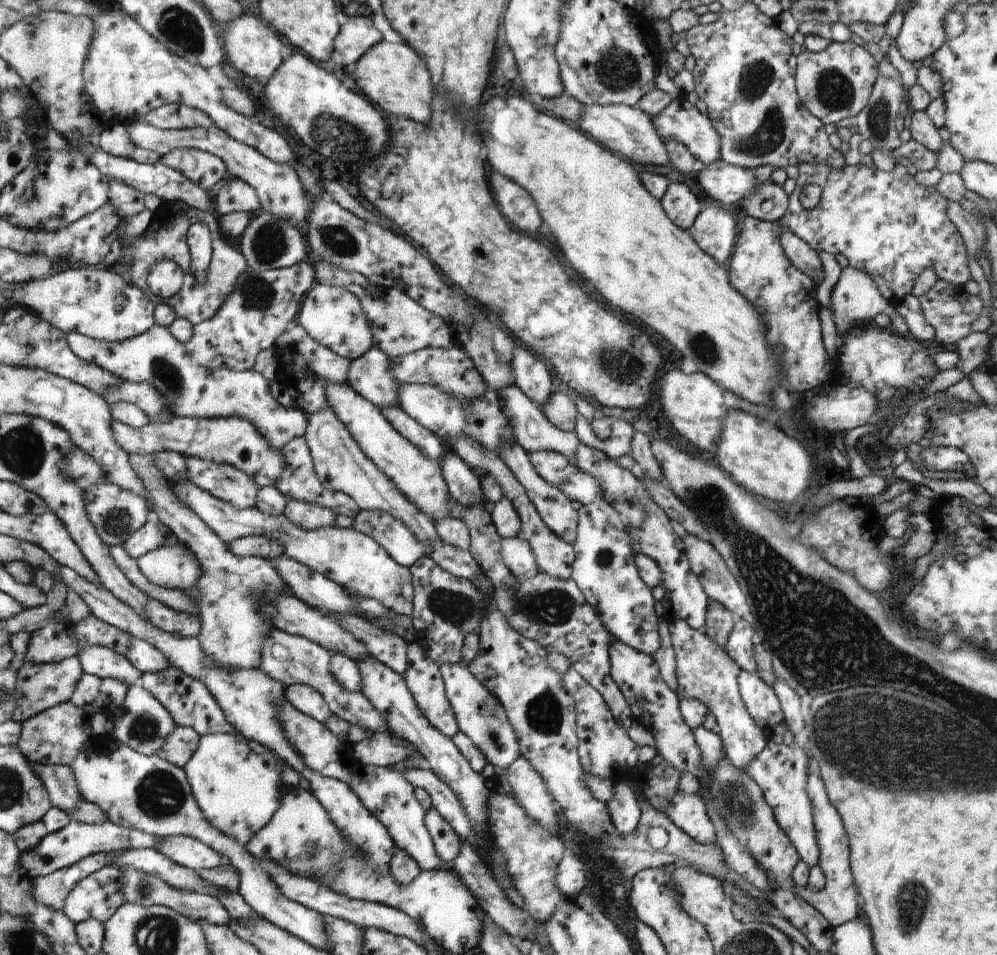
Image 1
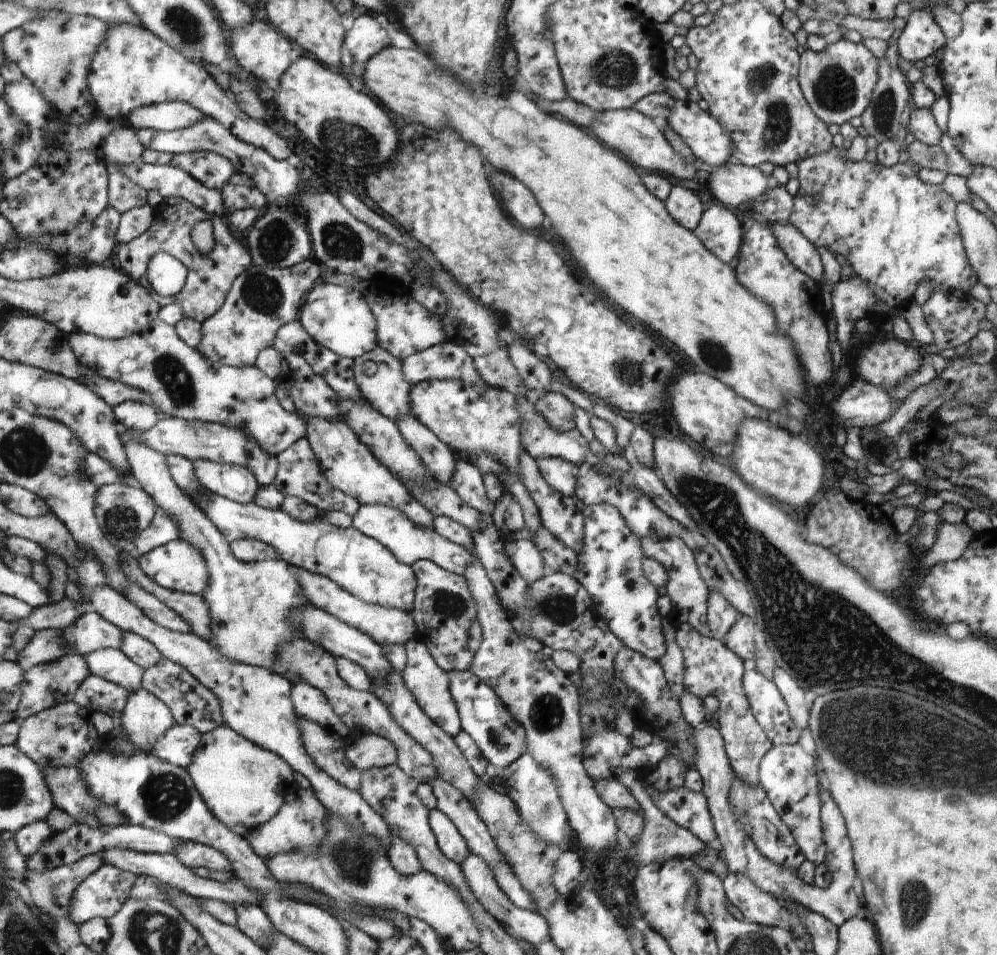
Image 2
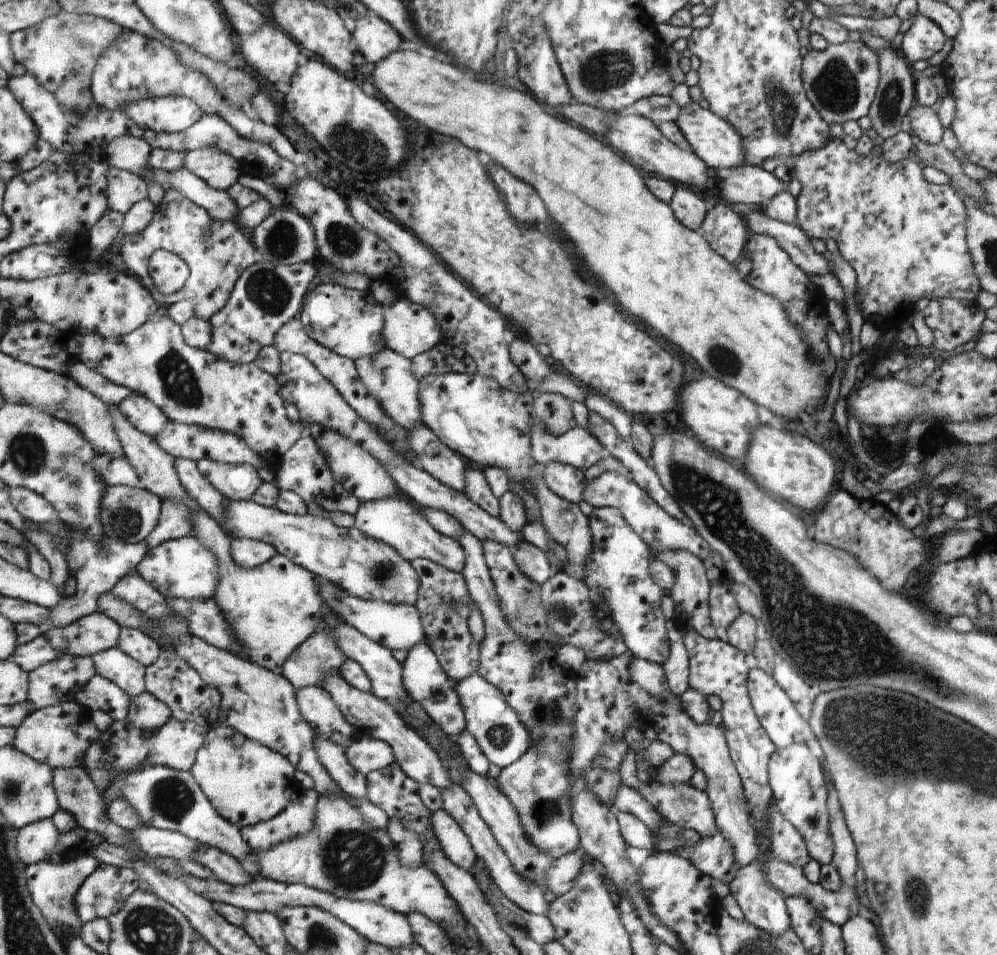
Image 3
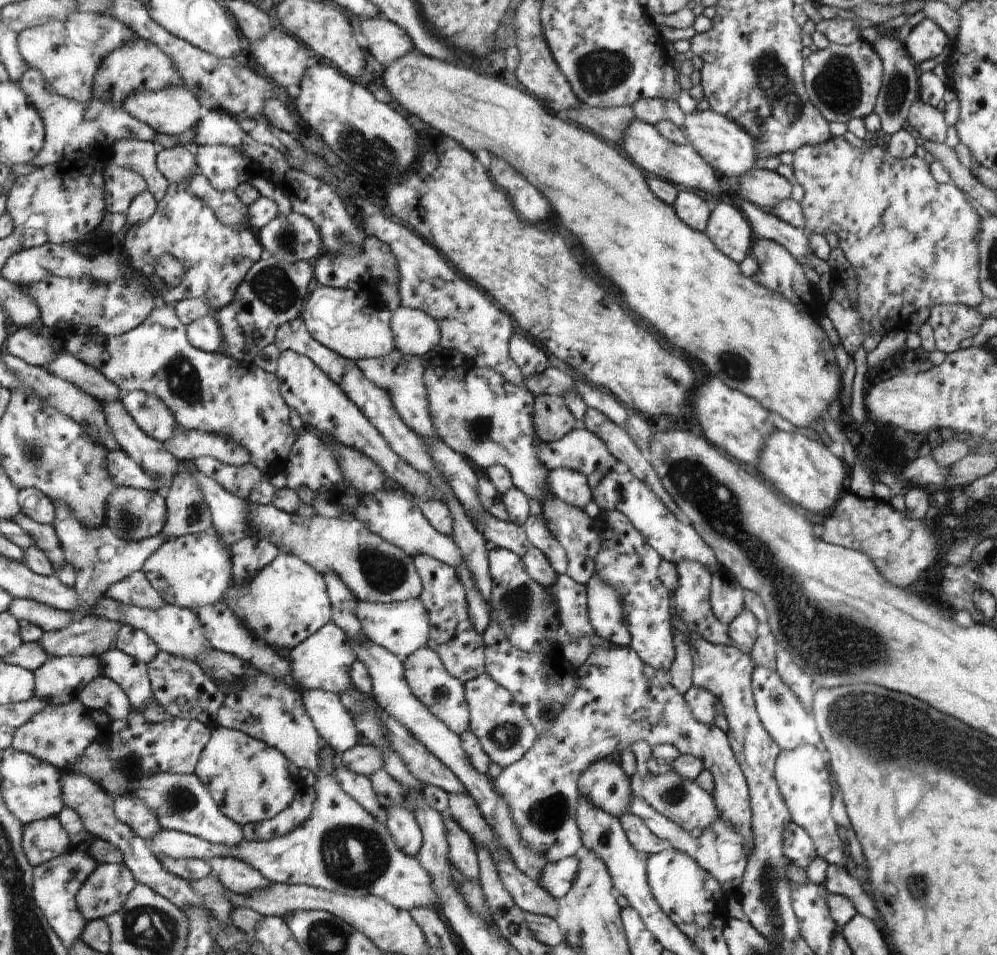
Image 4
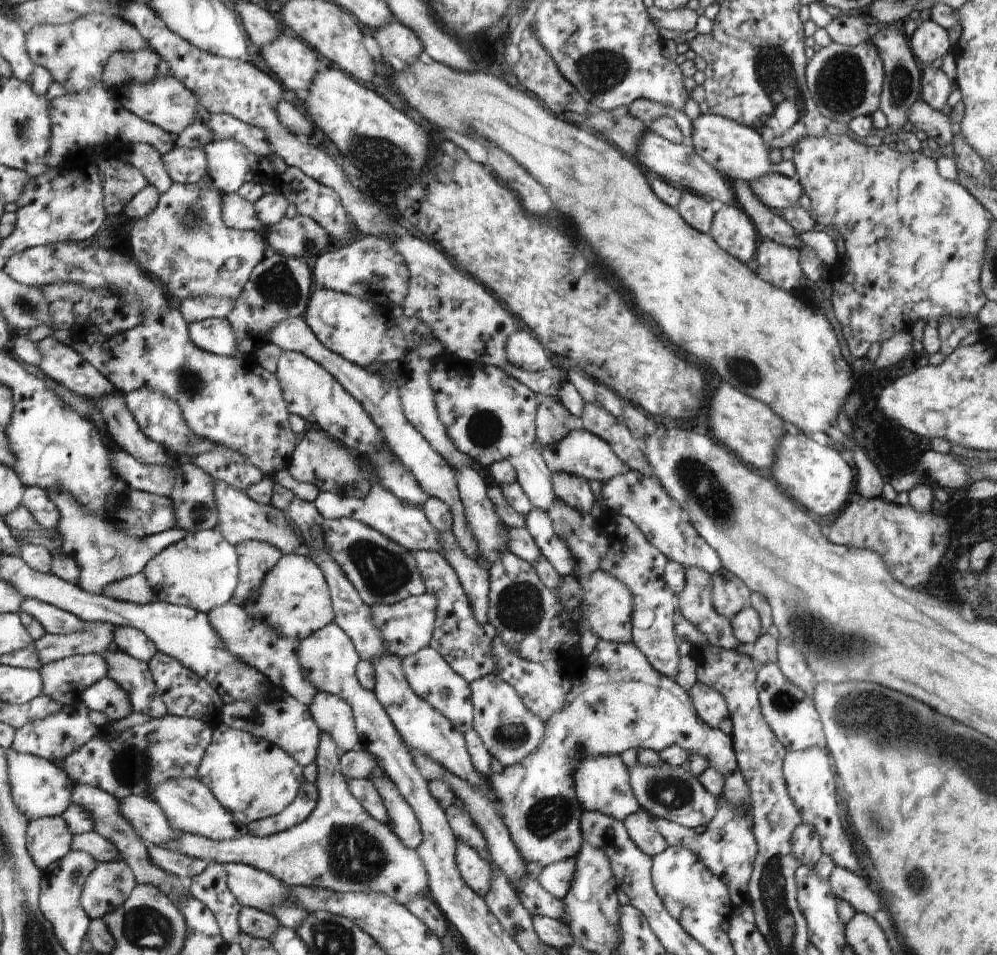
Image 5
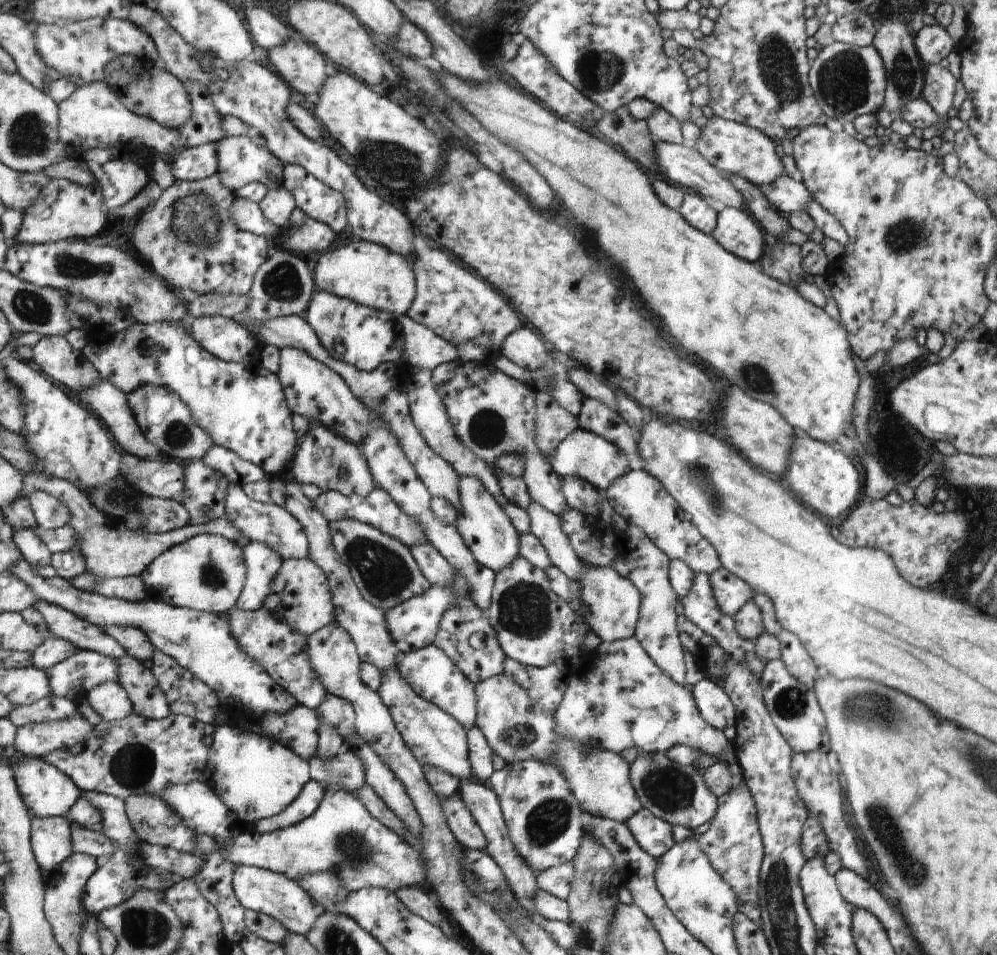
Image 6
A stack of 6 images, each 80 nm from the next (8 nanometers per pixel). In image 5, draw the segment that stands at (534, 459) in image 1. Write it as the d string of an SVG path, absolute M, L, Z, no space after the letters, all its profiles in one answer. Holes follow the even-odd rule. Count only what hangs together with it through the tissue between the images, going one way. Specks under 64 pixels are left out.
M553 473L552 482L555 496L584 514L590 513L594 501L599 500L592 493L589 482L580 475Z

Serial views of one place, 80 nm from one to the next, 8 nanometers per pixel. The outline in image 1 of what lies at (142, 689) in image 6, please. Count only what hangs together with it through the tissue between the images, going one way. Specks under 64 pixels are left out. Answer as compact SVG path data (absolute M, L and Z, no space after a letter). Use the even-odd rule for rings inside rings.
M102 646L80 648L77 656L84 673L97 678L120 680L129 687L142 676L140 670L126 656Z

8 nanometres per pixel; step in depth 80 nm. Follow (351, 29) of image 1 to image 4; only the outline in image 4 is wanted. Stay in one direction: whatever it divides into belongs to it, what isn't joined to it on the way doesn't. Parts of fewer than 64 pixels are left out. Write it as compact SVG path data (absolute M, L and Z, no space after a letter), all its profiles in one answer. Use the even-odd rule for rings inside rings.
M380 16L364 17L359 20L359 25L361 34L367 40L364 46L379 67L390 65L392 61L414 49L410 35L391 20Z

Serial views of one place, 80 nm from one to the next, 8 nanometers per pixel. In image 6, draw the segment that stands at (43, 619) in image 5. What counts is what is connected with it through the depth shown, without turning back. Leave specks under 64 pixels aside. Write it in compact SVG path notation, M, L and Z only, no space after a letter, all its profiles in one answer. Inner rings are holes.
M34 601L33 606L46 621L47 630L56 638L75 643L85 651L96 651L116 660L126 654L115 638L107 635L99 626L77 617L72 611L49 602Z

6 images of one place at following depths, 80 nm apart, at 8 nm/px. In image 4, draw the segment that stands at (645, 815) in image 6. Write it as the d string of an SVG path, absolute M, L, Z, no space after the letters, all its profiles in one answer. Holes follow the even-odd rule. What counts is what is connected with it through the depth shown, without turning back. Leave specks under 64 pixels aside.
M626 812L618 818L623 831L626 833L626 838L637 852L646 852L646 854L653 855L672 847L668 841L660 840L660 838L654 836L640 817Z

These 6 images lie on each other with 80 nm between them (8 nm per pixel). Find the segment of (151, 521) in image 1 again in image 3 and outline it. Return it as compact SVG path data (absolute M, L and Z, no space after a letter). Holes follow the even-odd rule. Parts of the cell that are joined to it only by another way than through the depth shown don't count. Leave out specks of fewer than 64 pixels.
M167 499L162 501L160 516L154 530L143 540L148 549L155 549L163 542L187 537L192 530L192 512L184 503Z

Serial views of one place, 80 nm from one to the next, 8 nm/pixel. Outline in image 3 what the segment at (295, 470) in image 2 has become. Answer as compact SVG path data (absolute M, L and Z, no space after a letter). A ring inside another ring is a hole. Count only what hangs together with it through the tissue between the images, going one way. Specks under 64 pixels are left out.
M303 434L290 449L284 453L279 469L275 471L275 484L280 491L294 491L304 502L316 502L327 511L340 510L356 516L361 502L349 493L337 480L334 480L329 466L319 446L309 434Z

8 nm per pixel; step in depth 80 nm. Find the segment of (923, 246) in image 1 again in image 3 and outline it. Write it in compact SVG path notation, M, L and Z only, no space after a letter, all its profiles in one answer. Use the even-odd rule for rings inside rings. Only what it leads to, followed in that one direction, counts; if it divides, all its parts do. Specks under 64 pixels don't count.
M832 138L824 147L818 150L804 151L796 157L794 178L802 185L801 193L795 198L797 204L796 222L800 228L813 239L833 240L838 245L840 254L848 261L848 264L855 270L857 276L857 292L859 296L858 306L866 322L870 316L878 316L884 320L882 330L894 329L899 331L902 322L913 319L916 314L916 302L920 298L926 297L929 300L940 297L952 297L961 301L977 300L981 286L974 270L974 263L969 253L966 242L966 207L954 188L950 184L937 185L924 179L922 166L916 160L902 159L896 163L887 162L882 155L860 156L854 149L849 150L841 139Z

